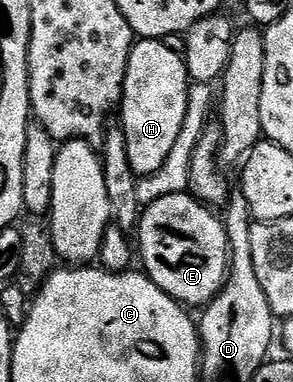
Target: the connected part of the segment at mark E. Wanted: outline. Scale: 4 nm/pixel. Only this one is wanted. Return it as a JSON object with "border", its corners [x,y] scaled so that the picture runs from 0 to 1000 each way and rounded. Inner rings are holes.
{"border":[[[652,505],[570,508],[532,526],[488,539],[474,571],[471,673],[491,681],[488,712],[567,772],[580,772],[597,788],[611,788],[631,804],[693,804],[713,788],[730,785],[751,770],[751,754],[765,746],[765,730],[778,723],[778,607],[765,599],[761,576],[734,568],[727,550],[693,526],[672,526]]]}

